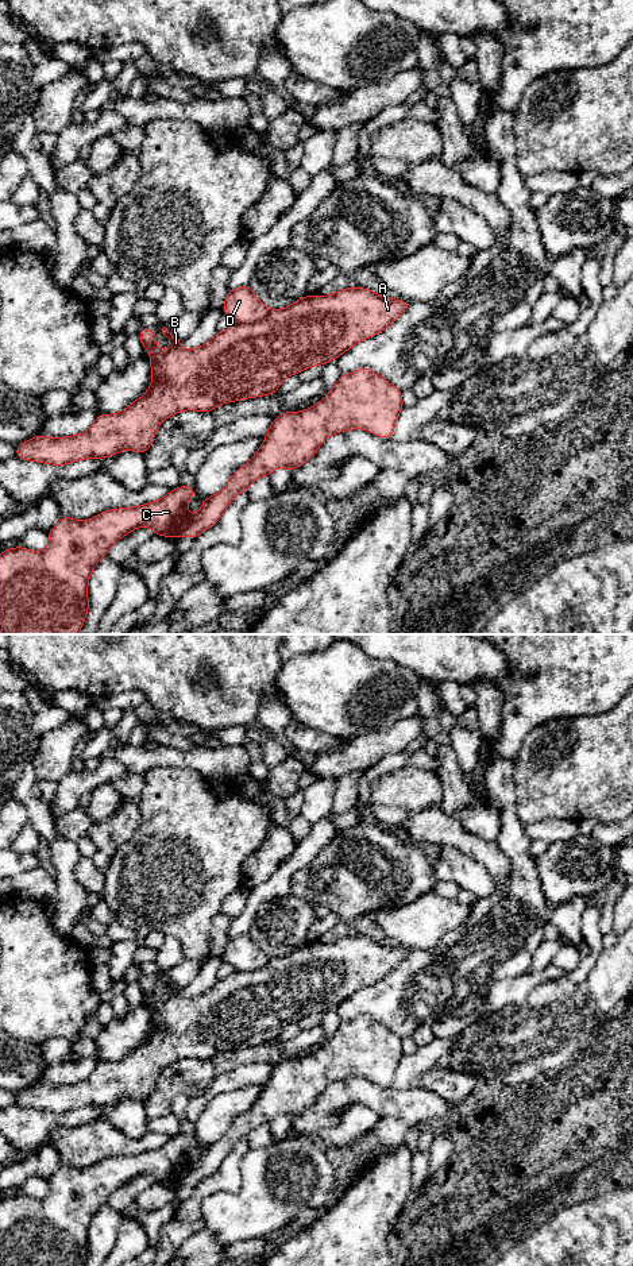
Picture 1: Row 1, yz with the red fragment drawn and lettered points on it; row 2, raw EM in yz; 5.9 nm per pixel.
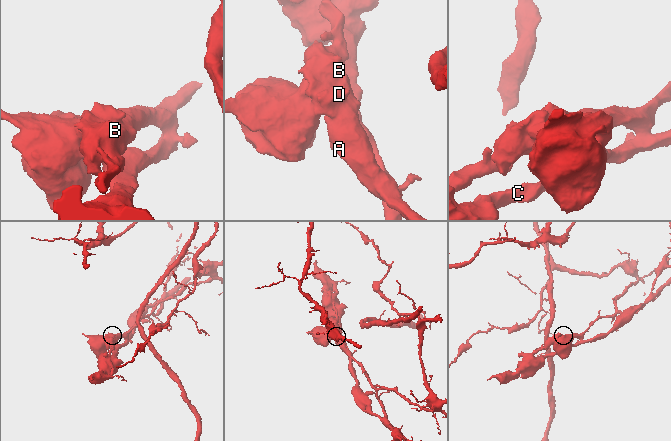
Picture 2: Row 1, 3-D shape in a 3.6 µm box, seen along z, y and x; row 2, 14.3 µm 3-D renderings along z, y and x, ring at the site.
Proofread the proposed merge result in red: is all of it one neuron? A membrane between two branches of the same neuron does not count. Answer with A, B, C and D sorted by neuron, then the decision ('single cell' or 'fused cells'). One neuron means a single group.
A B C D | single cell

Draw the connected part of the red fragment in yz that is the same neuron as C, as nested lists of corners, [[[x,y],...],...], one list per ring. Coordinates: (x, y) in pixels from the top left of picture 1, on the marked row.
[[[360,367],[351,374],[341,374],[332,390],[314,406],[302,412],[283,412],[270,425],[266,439],[252,459],[238,468],[224,489],[208,497],[200,506],[200,512],[192,516],[186,512],[186,503],[193,498],[193,486],[180,486],[163,498],[135,506],[109,509],[86,521],[78,521],[66,516],[49,532],[49,545],[42,552],[23,547],[4,549],[0,553],[0,634],[78,634],[89,610],[88,584],[89,576],[99,563],[107,556],[109,548],[126,534],[140,526],[150,526],[155,536],[177,536],[196,539],[200,533],[219,522],[224,510],[235,497],[247,490],[260,476],[269,476],[274,470],[285,467],[289,471],[312,459],[320,444],[331,435],[351,429],[366,429],[382,439],[391,439],[397,418],[404,406],[402,390],[389,383],[382,375],[368,367]]]

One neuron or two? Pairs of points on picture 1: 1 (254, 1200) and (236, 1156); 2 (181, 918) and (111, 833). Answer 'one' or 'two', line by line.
1: two
2: two

